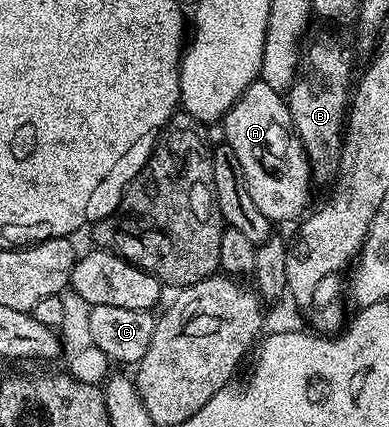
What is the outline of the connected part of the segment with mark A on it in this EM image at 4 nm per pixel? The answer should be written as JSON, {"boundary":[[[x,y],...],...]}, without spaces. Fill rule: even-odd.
{"boundary":[[[258,78],[253,81],[251,86],[247,86],[245,93],[233,103],[231,110],[225,113],[224,124],[224,143],[229,144],[231,150],[235,150],[235,154],[243,166],[243,179],[247,182],[247,190],[255,202],[255,206],[259,206],[259,211],[271,221],[280,222],[280,220],[293,219],[296,221],[310,207],[310,205],[308,206],[309,195],[313,192],[315,181],[312,172],[309,171],[309,159],[305,148],[293,125],[288,99],[271,86],[267,86],[265,80]]]}

